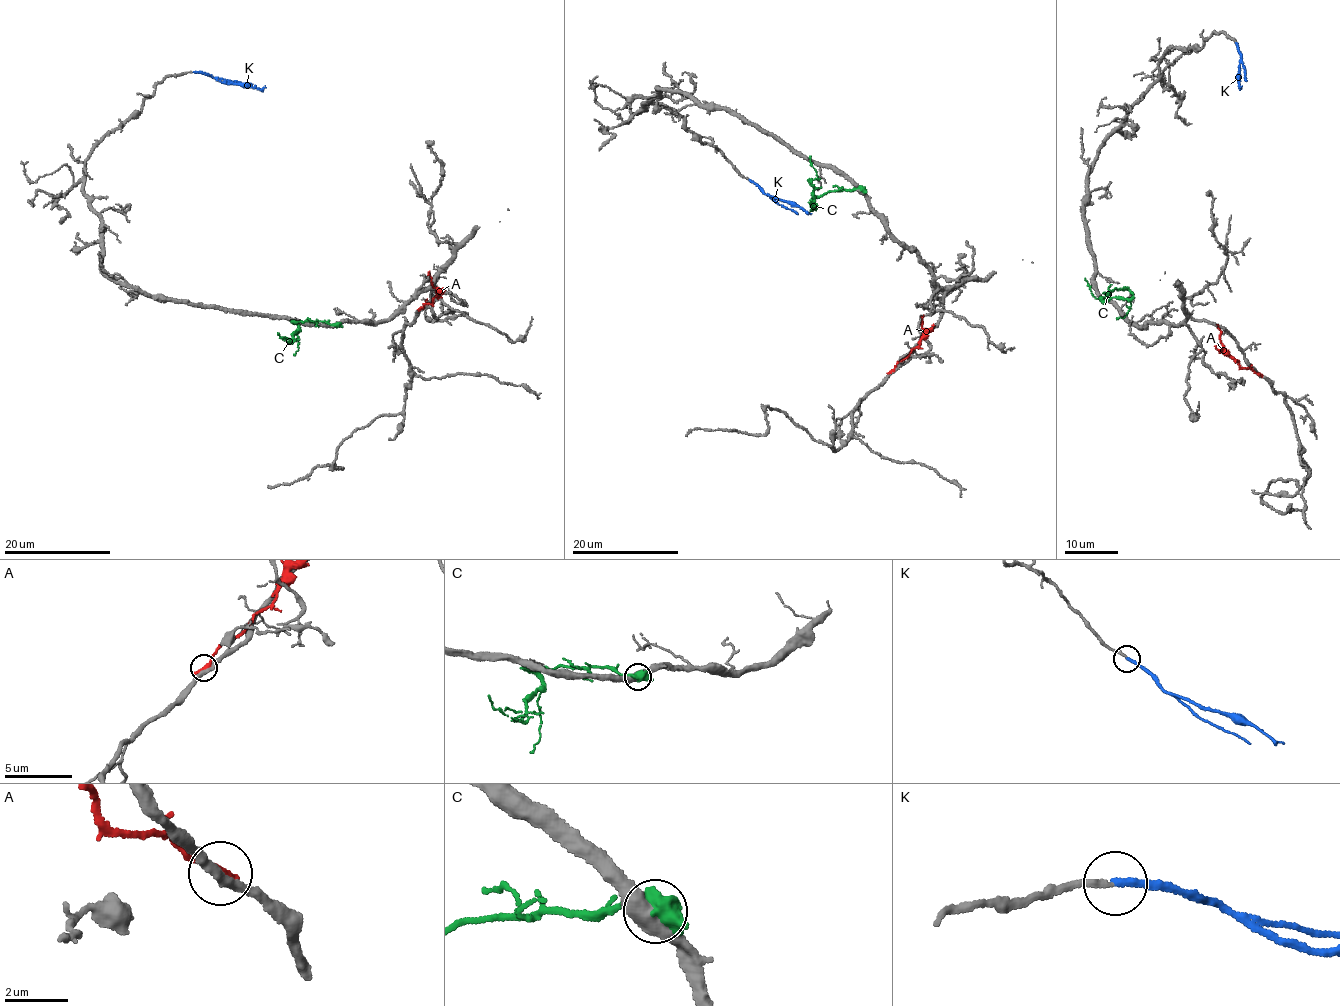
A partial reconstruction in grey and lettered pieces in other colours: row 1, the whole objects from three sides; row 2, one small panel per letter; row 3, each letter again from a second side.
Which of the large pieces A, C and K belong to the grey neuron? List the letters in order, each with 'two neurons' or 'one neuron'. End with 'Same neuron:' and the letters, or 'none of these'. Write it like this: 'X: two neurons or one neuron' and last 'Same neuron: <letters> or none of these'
A: two neurons
C: two neurons
K: one neuron
Same neuron: K

